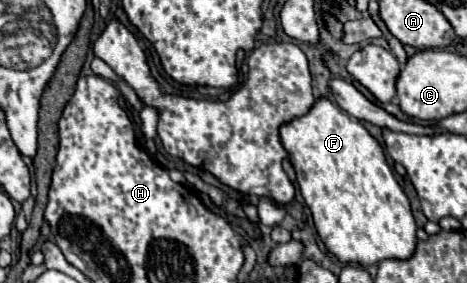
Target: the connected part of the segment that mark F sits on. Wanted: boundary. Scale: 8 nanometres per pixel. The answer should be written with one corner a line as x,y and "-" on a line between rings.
329,97
315,99
309,113
283,123
279,129
281,143
289,153
291,165
297,173
299,191
311,209
315,229
327,249
343,263
359,263
363,267
379,263
383,259
407,259
415,251
415,231
417,225
411,215
411,205
397,183
391,167
387,165
383,147
377,139
351,115
347,115
335,101

